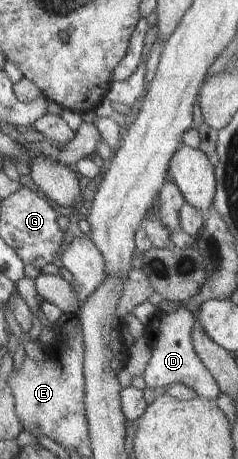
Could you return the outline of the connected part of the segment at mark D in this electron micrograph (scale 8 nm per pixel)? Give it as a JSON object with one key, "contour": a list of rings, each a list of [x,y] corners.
{"contour":[[[181,304],[173,313],[165,314],[159,310],[159,313],[147,324],[146,331],[149,337],[147,345],[151,347],[151,359],[142,378],[146,386],[157,393],[165,394],[169,385],[180,383],[193,389],[197,396],[216,401],[221,393],[218,383],[199,359],[199,355],[195,353],[193,341],[191,341],[191,329],[195,320],[193,313]]]}

